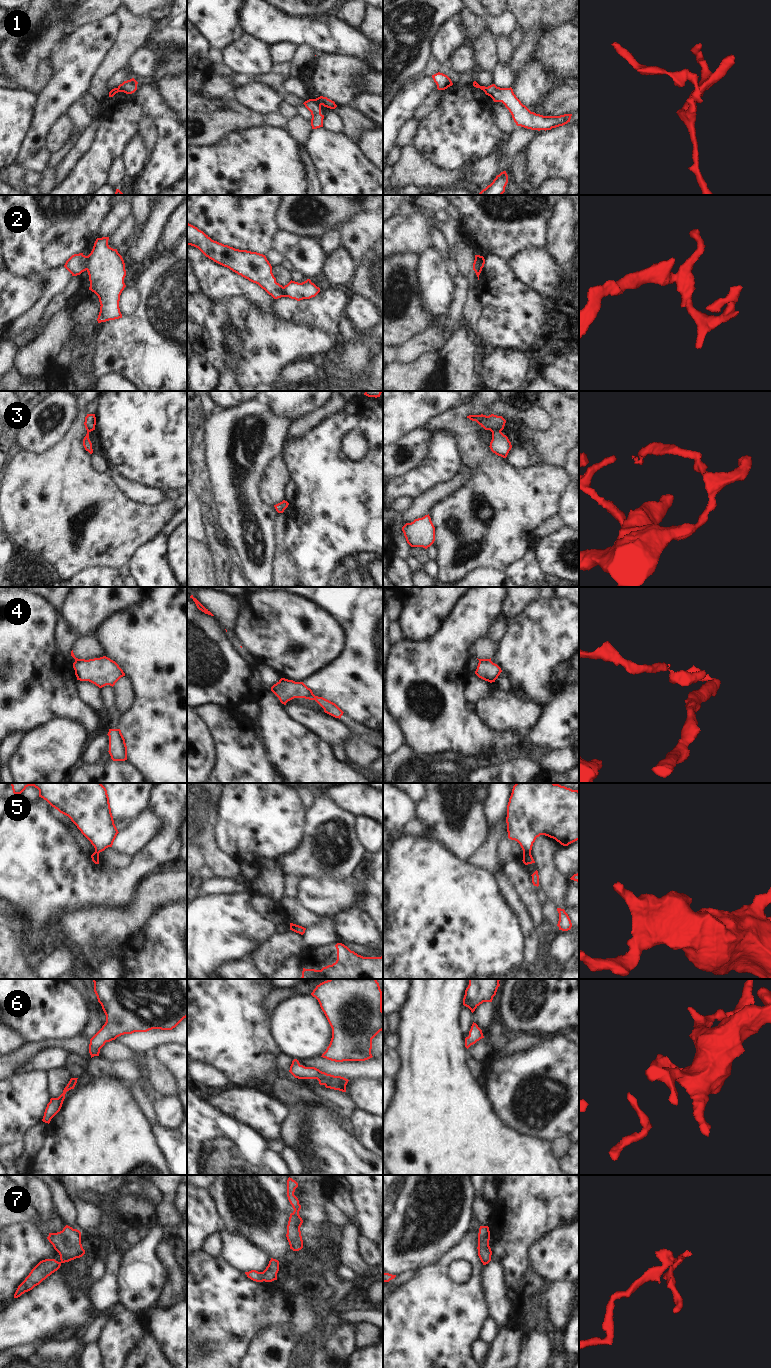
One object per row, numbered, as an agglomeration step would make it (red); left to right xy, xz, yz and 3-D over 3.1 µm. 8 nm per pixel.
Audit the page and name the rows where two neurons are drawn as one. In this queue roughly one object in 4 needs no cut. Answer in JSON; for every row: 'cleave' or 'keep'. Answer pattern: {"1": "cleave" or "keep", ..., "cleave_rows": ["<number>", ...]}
{"1": "cleave", "2": "cleave", "3": "cleave", "4": "cleave", "5": "cleave", "6": "keep", "7": "keep", "cleave_rows": ["1", "2", "3", "4", "5"]}

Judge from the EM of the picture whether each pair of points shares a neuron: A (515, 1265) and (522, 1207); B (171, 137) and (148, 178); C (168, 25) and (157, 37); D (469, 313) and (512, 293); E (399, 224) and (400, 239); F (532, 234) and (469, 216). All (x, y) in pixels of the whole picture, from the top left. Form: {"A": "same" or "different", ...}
{"A": "same", "B": "same", "C": "same", "D": "different", "E": "same", "F": "same"}

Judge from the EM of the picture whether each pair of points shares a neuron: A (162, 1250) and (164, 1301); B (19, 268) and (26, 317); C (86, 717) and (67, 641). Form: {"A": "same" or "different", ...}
{"A": "same", "B": "different", "C": "different"}

